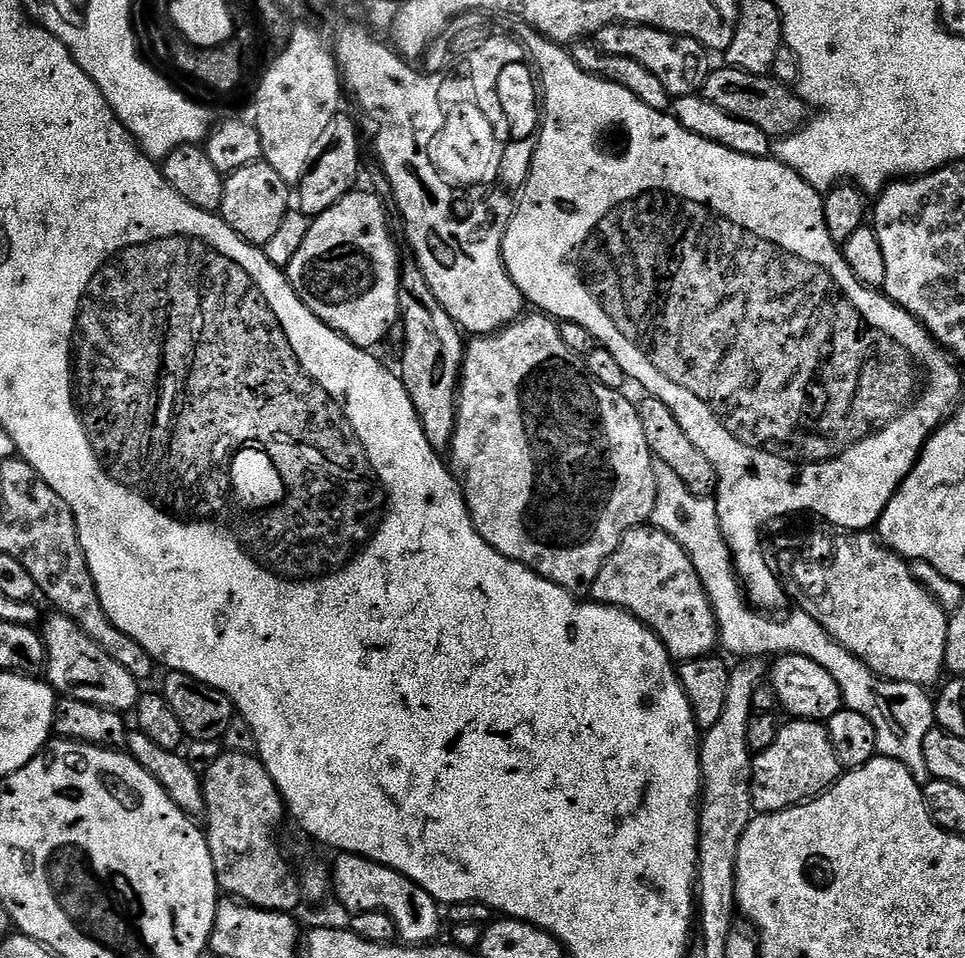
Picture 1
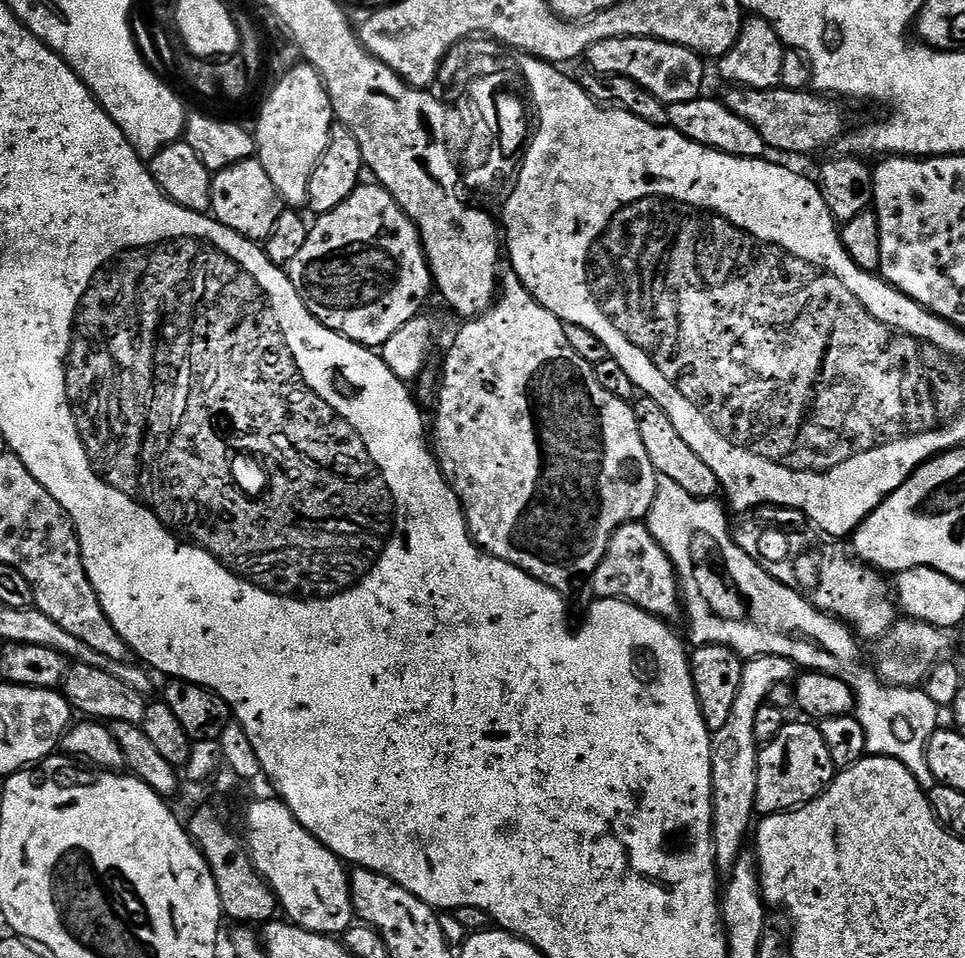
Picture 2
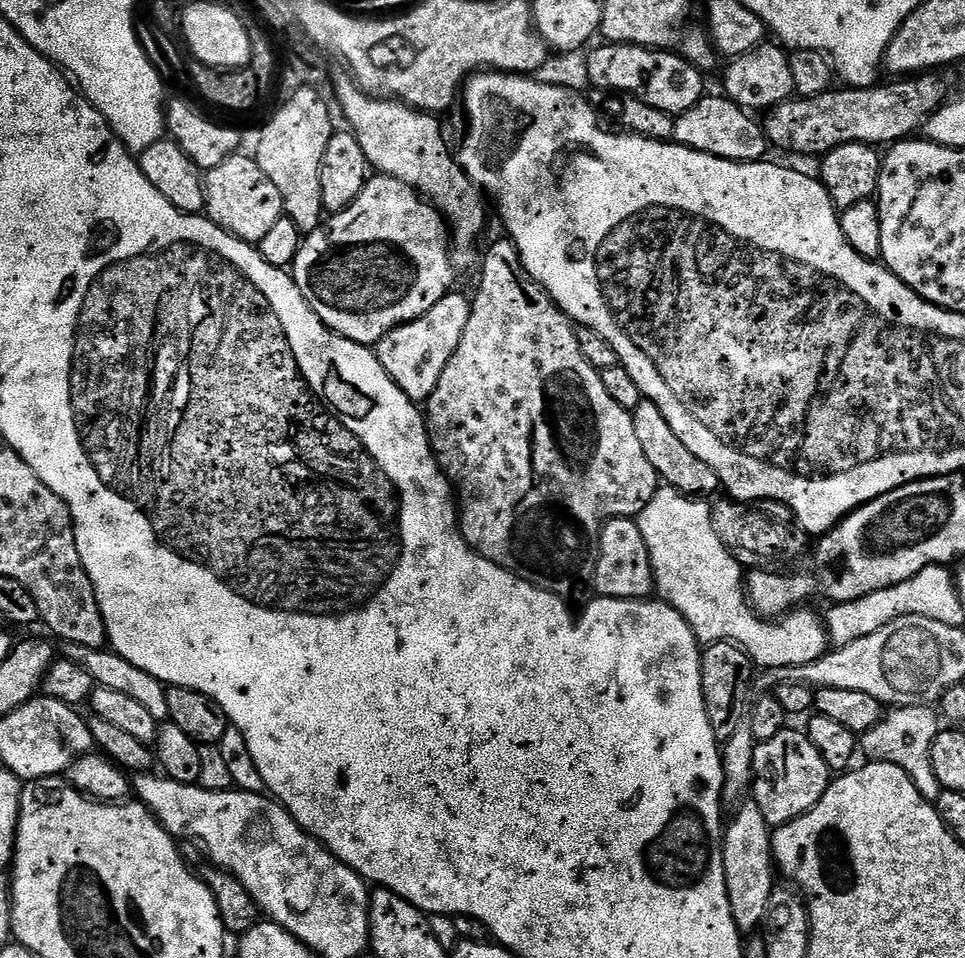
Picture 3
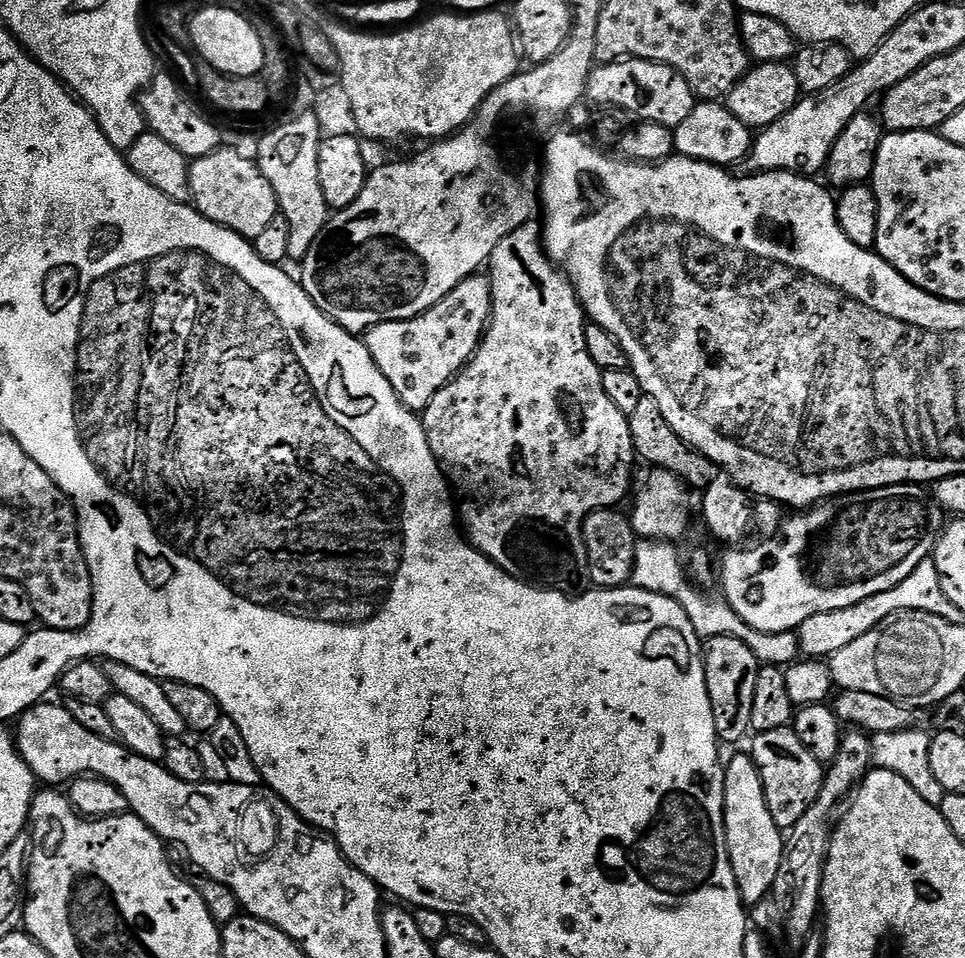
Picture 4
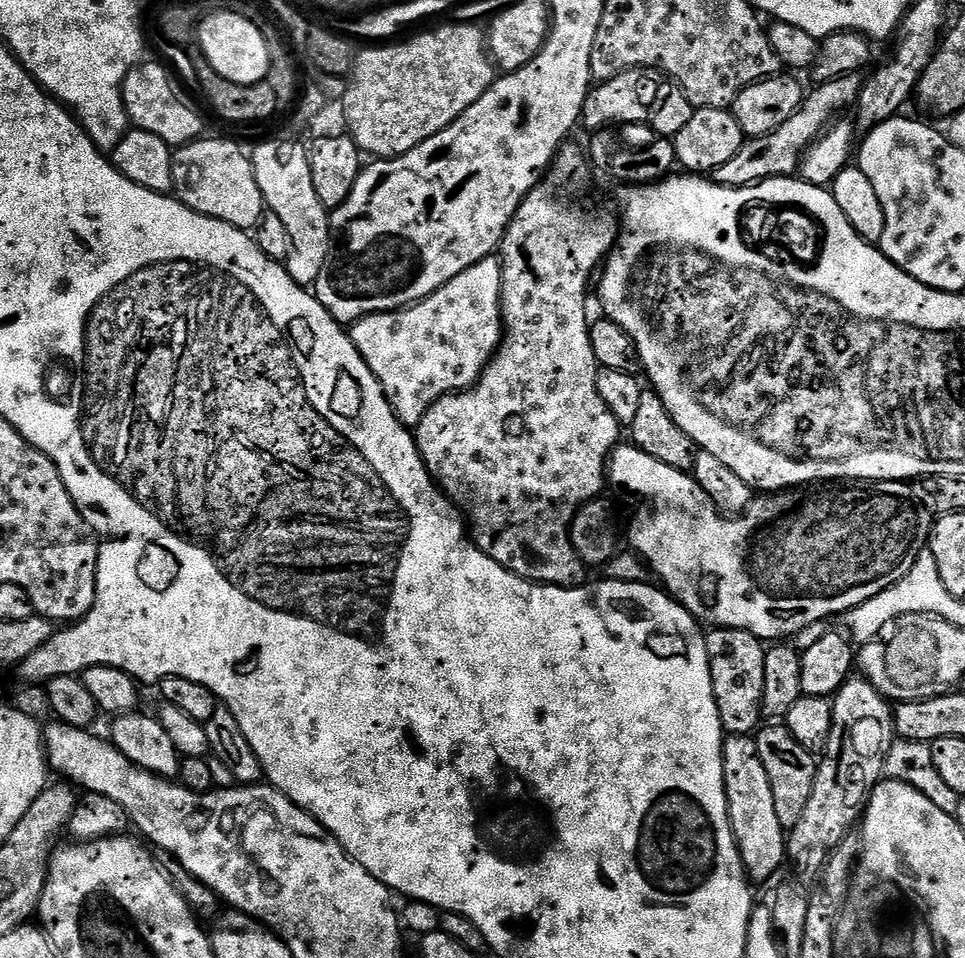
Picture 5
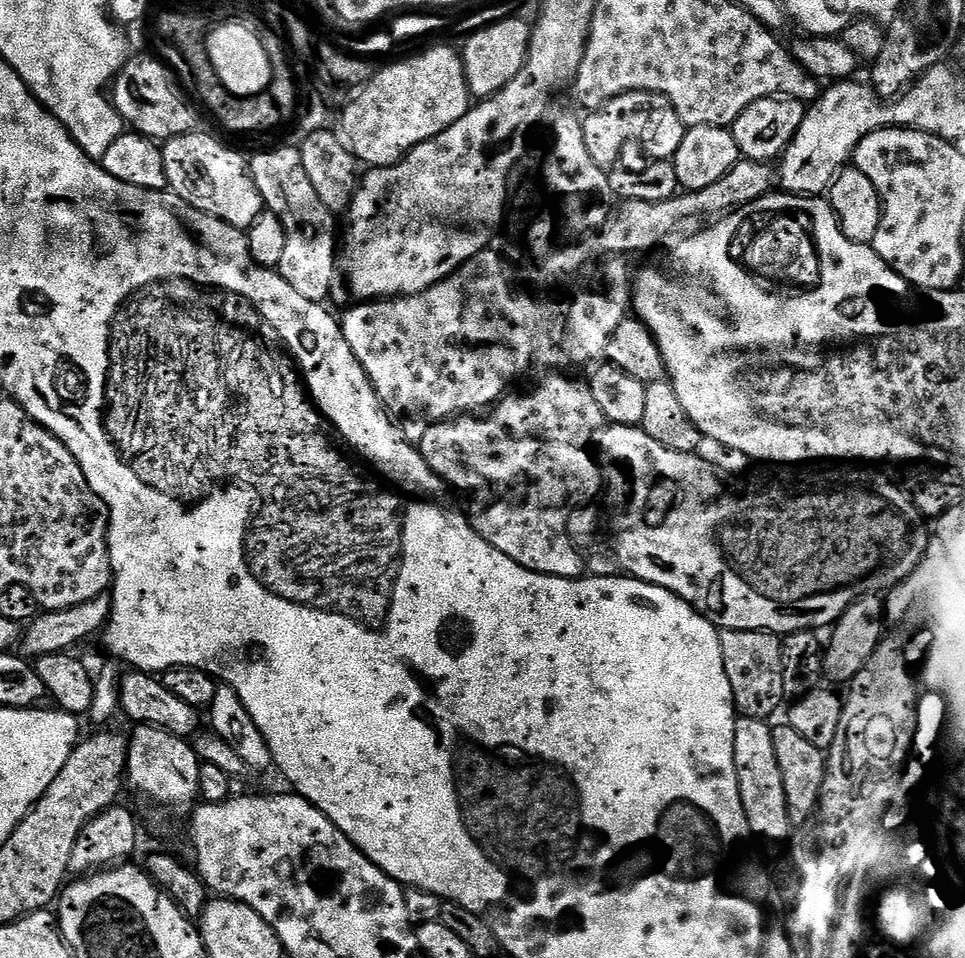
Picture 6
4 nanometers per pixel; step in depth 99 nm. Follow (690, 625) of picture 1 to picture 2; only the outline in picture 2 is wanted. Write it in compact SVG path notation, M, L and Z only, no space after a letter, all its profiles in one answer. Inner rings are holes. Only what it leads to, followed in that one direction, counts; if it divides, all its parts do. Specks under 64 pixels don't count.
M647 523L623 524L610 538L610 546L606 546L606 554L602 562L598 562L598 570L594 570L590 581L593 597L605 600L625 600L627 604L638 606L660 620L676 622L682 616L682 597L680 595L680 579L676 577L676 568L670 562L666 550L654 538Z

